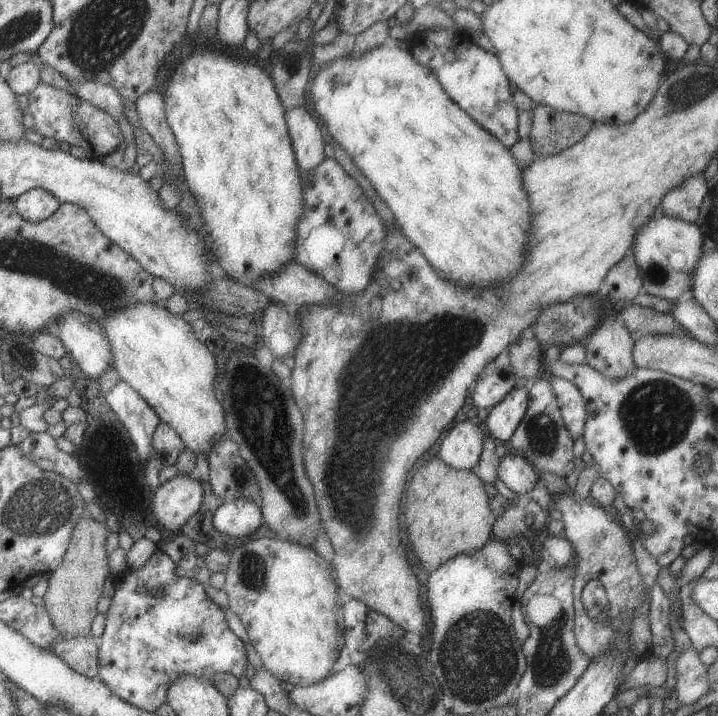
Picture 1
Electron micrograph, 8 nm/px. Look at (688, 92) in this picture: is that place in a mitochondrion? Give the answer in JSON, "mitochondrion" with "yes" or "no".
{"mitochondrion":"yes"}

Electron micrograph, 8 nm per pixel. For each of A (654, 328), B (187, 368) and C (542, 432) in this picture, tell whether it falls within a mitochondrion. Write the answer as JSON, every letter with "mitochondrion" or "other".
{"A":"other","B":"other","C":"mitochondrion"}

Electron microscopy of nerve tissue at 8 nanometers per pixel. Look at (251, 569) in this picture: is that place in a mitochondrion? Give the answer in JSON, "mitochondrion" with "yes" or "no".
{"mitochondrion":"yes"}

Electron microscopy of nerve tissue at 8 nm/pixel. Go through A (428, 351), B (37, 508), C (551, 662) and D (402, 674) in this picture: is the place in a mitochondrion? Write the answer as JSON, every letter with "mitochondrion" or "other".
{"A":"mitochondrion","B":"mitochondrion","C":"mitochondrion","D":"mitochondrion"}

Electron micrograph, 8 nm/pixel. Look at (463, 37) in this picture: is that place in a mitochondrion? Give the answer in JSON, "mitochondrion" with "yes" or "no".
{"mitochondrion":"no"}

